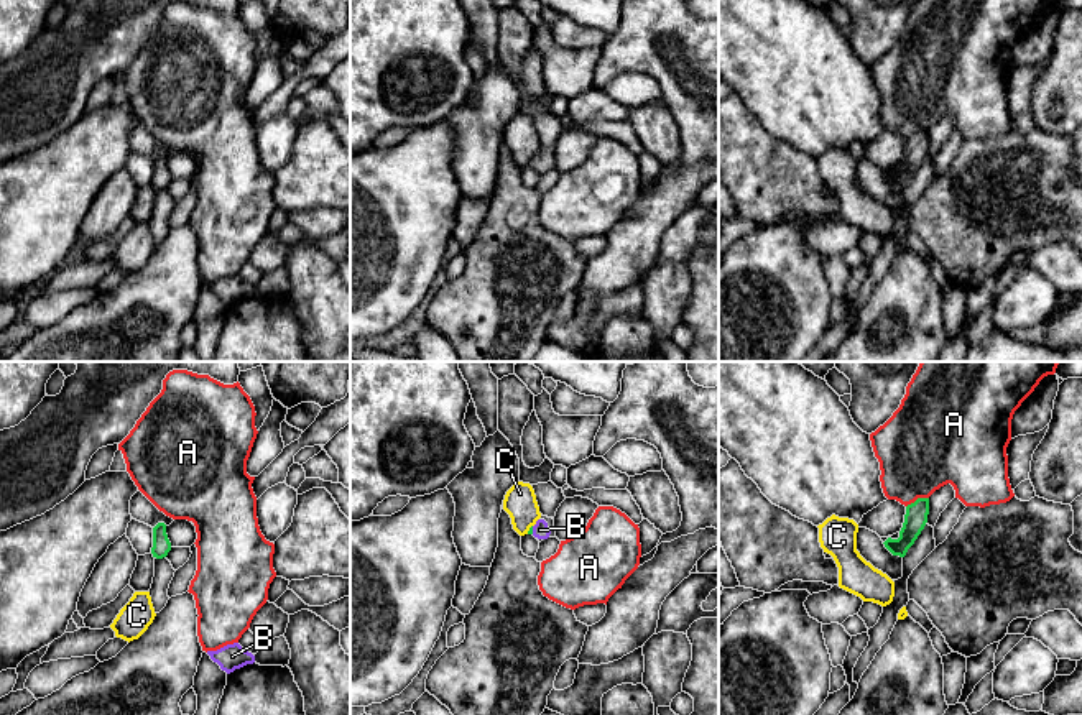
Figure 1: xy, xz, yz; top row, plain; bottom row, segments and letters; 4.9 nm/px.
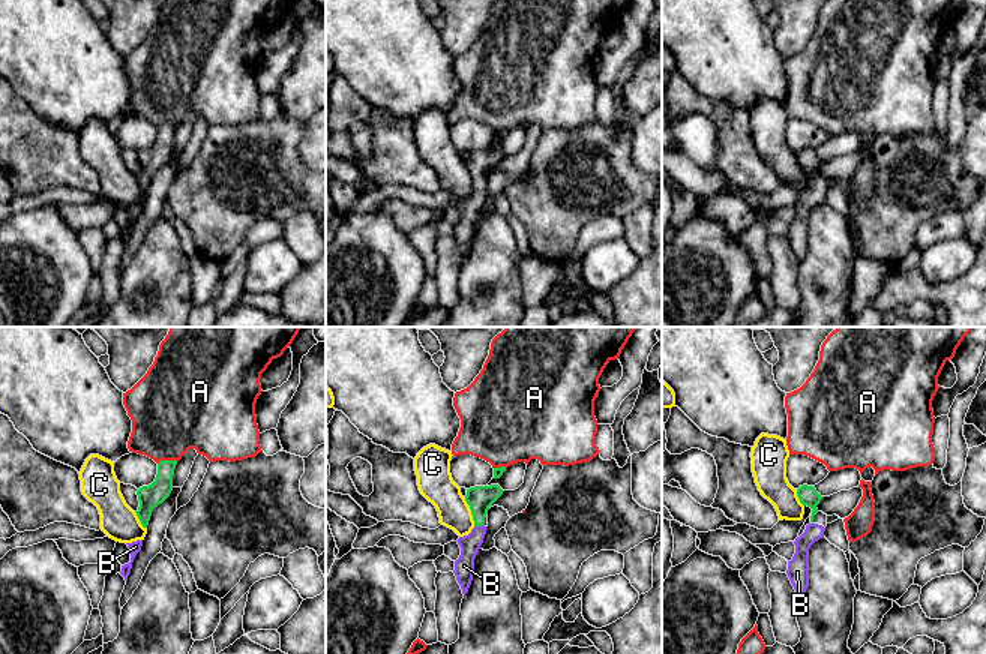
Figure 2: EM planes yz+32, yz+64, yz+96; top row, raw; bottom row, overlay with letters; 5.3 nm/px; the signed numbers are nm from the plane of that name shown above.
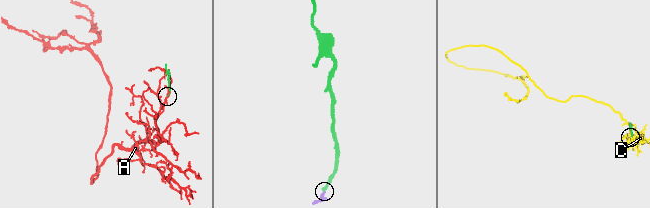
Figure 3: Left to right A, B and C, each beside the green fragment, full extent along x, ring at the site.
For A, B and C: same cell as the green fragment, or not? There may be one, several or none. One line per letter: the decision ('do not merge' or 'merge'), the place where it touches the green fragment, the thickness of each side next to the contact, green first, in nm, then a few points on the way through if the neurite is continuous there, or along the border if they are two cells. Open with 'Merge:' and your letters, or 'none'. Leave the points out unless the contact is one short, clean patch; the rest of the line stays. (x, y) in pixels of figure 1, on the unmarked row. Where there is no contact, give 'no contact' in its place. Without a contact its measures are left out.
Merge: B
A: do not merge; contact yz (918, 130); calibres 110 and 420 nm
B: merge; contact xz (531, 161); calibres 20 and 80 nm; way xz (530, 163), (531, 161), (540, 161)
C: do not merge; contact xz (530, 161); calibres 20 and 160 nm; border xz (531, 156), (527, 165)

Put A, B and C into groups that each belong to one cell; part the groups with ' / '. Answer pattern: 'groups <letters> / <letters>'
groups A / B / C

